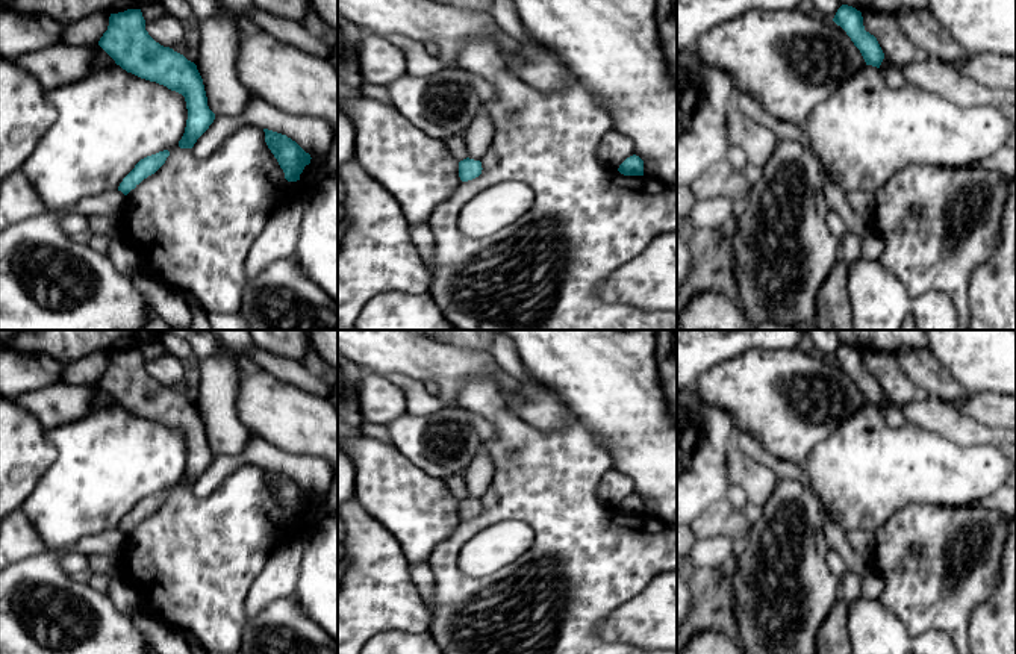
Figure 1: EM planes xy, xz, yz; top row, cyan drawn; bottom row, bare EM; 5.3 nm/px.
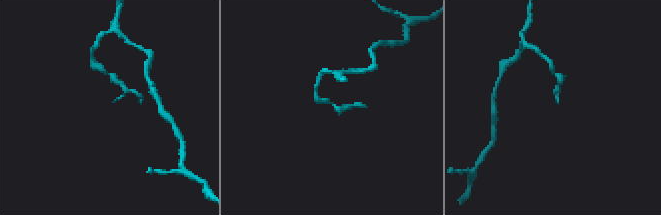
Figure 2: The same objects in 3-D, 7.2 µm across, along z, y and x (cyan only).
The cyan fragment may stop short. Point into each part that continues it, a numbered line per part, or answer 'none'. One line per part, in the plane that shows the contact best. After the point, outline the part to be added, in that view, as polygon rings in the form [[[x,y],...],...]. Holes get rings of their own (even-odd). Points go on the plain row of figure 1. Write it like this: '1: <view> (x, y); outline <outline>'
none

